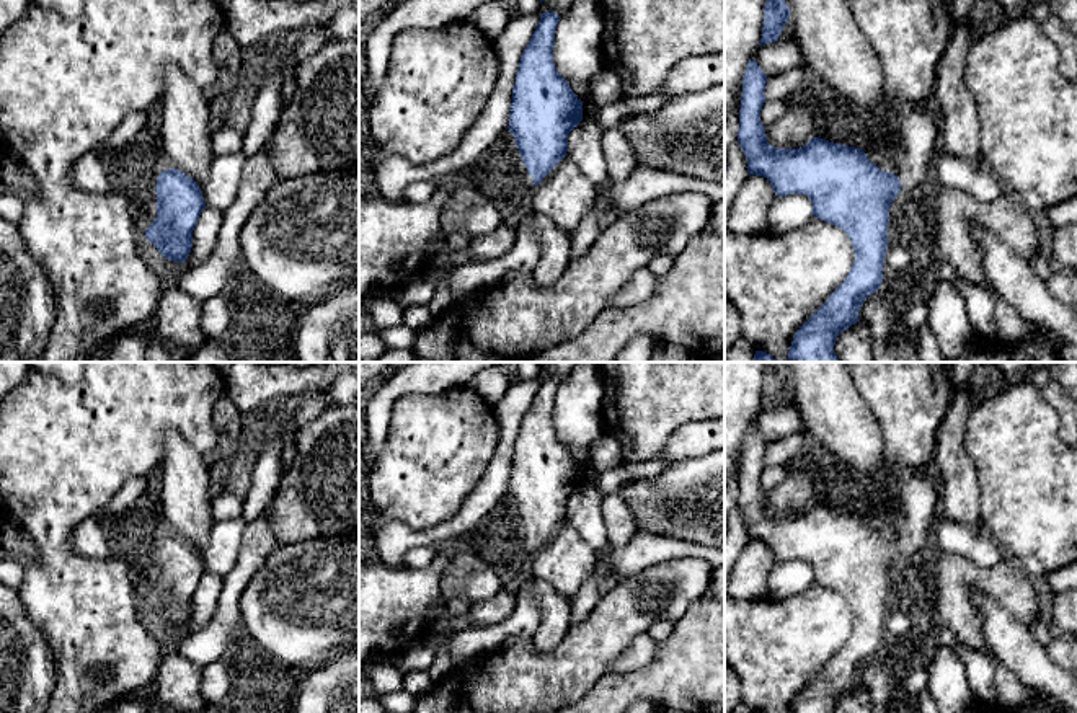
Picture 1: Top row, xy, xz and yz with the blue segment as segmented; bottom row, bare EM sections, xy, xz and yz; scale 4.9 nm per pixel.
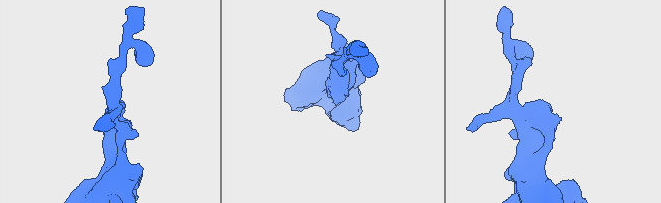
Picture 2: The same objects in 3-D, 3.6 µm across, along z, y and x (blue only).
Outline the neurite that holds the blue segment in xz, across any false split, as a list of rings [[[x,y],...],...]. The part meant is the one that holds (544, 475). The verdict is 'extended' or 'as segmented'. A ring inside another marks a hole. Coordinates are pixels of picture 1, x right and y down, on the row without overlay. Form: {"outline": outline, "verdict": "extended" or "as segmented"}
{"outline": [[[543,377],[524,414],[512,452],[507,494],[516,504],[524,548],[535,555],[566,522],[568,499],[583,486],[583,467],[553,427],[555,396],[561,383]]], "verdict": "extended"}

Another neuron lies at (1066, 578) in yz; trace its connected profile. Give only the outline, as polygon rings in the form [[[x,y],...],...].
[[[1077,560],[1066,565],[1061,569],[1056,569],[1046,578],[1046,582],[1054,591],[1069,591],[1077,587]]]

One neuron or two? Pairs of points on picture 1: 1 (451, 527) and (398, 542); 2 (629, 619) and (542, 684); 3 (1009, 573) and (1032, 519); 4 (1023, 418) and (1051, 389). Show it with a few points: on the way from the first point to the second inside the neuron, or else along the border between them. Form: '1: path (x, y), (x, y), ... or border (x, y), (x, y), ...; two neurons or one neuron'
1: path (438, 534), (412, 539); one neuron
2: path (607, 632), (563, 676); one neuron
3: border (1006, 553), (1028, 575); two neurons
4: border (1040, 390), (1058, 416), (1058, 433); two neurons

